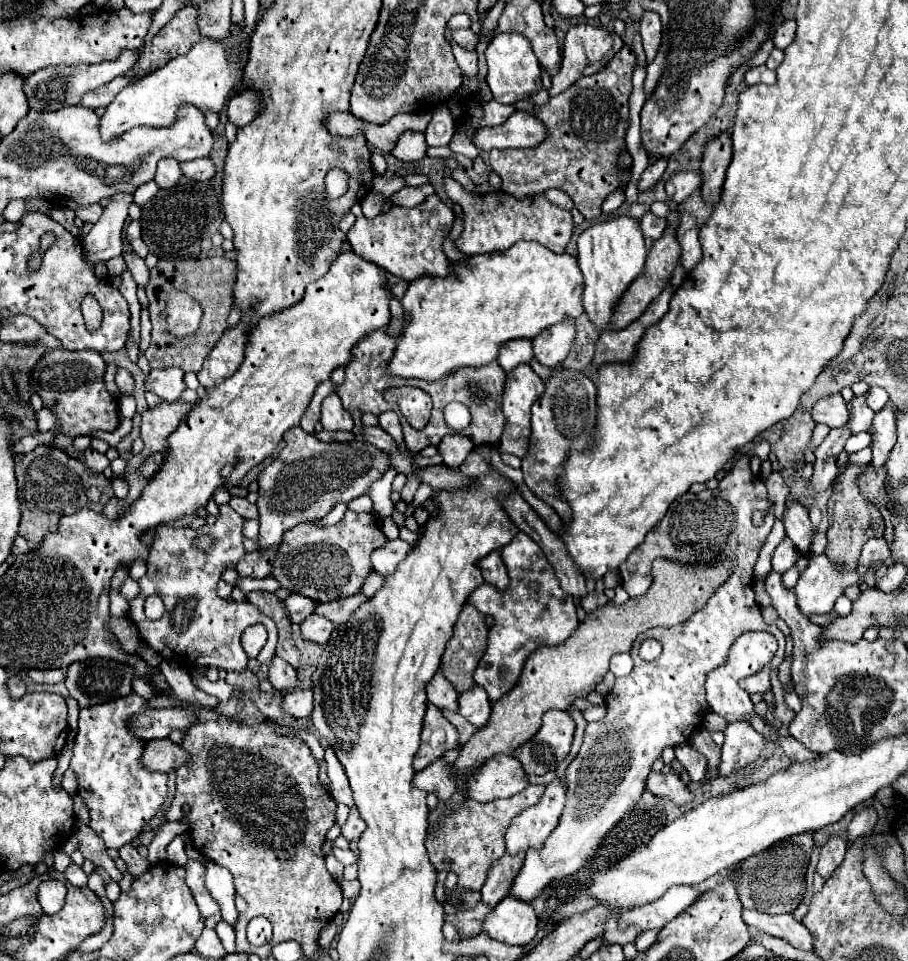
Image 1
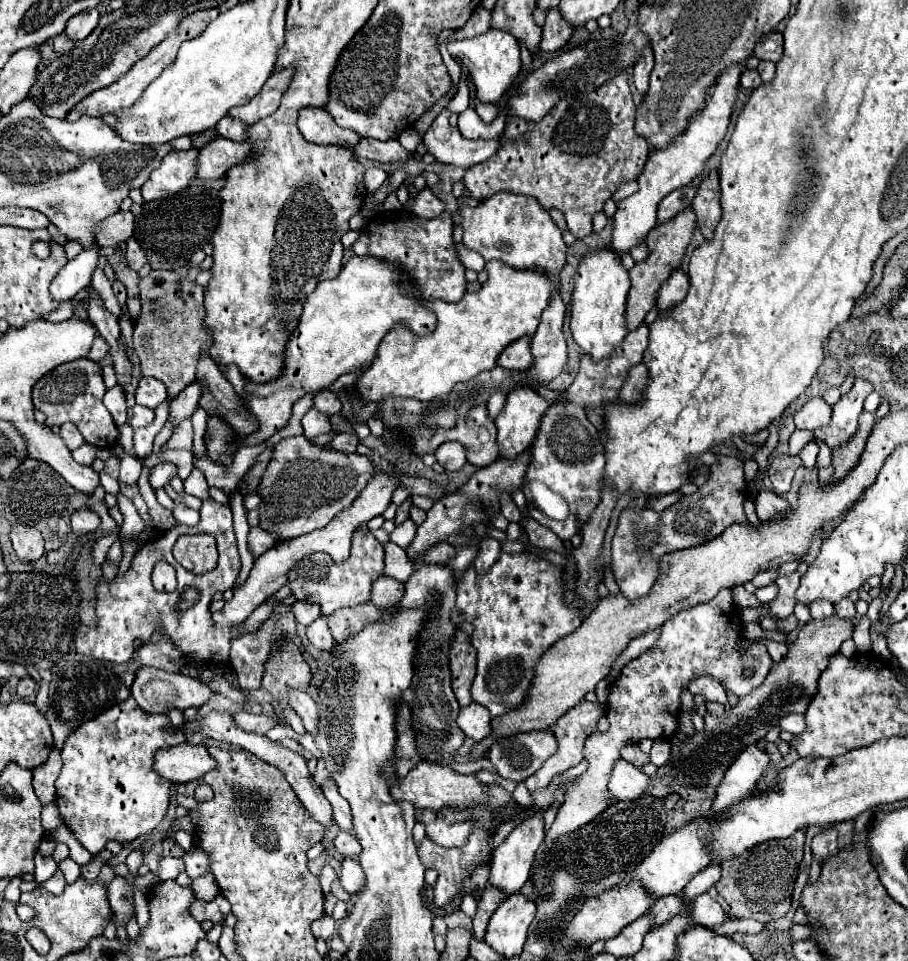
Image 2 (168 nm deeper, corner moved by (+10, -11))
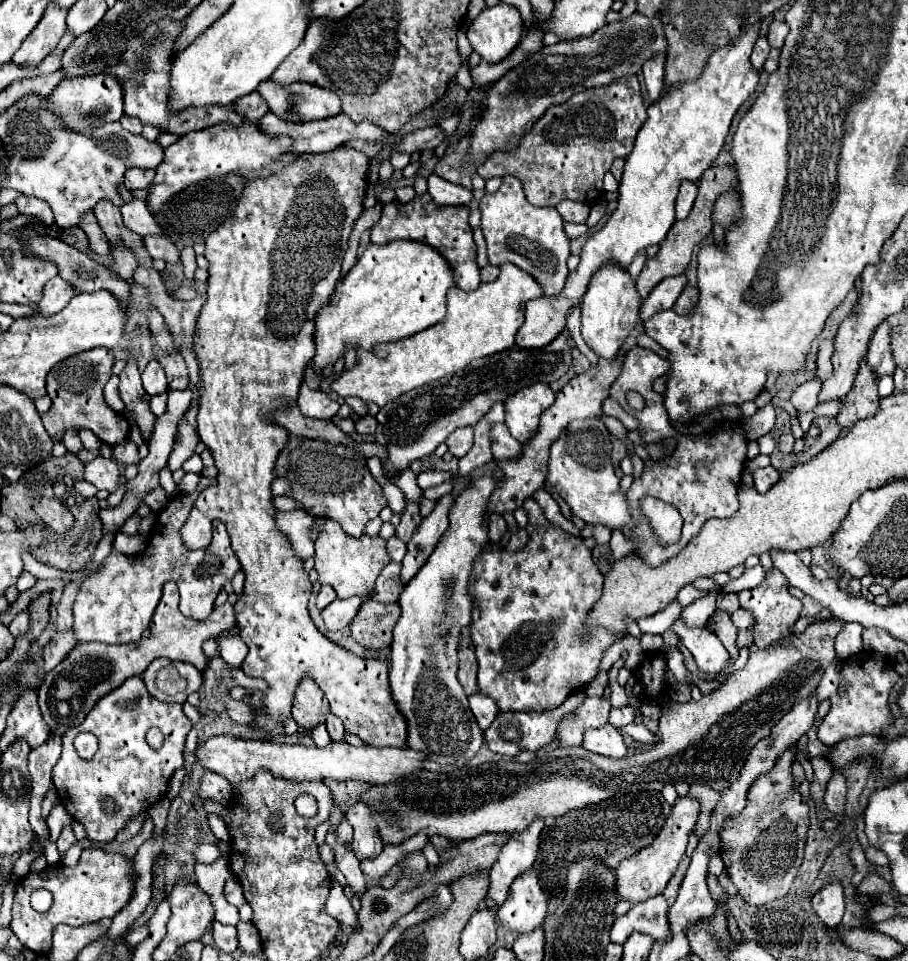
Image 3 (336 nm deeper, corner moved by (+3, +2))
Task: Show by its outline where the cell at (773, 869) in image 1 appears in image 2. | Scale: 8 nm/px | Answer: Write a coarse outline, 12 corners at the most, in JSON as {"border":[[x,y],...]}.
{"border":[[805,831],[721,861],[735,919],[789,911]]}

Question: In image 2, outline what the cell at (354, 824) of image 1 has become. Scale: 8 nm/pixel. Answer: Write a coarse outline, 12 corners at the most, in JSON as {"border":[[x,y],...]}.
{"border":[[341,833],[335,837],[335,849],[349,857],[361,851],[355,837]]}

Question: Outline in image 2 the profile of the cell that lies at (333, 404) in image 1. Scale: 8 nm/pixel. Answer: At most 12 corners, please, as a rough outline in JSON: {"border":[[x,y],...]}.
{"border":[[311,407],[303,419],[307,439],[331,433],[329,417]]}

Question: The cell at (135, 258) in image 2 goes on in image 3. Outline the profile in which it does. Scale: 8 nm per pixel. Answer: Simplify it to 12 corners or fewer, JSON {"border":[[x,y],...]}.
{"border":[[148,234],[144,240],[152,258],[170,264],[180,260],[180,252],[166,236]]}

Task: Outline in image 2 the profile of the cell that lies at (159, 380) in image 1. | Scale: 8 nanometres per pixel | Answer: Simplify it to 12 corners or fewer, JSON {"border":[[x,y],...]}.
{"border":[[143,377],[135,401],[155,409],[167,399],[159,379]]}

